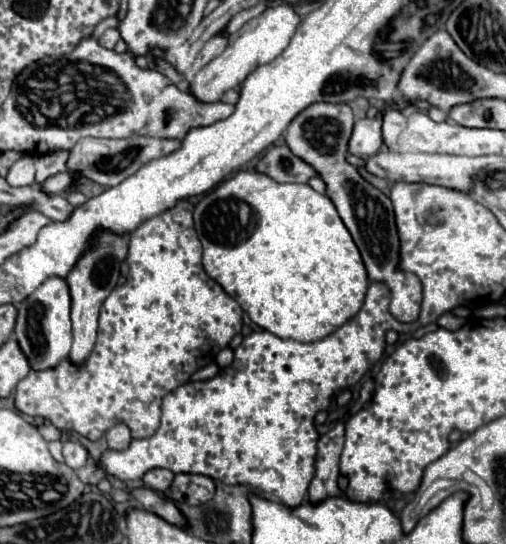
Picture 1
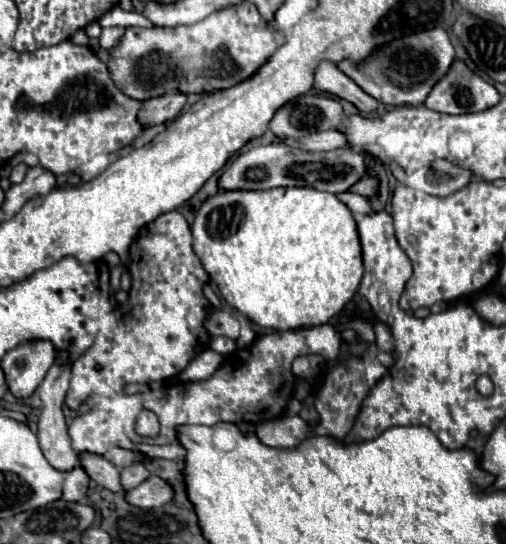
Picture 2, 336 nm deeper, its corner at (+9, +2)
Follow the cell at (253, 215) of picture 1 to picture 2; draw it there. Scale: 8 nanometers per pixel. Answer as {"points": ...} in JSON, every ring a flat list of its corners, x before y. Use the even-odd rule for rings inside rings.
{"points":[[315,188,217,192,203,202,191,230,193,250,221,296,263,328,297,330,327,324,351,302,363,278,361,242,353,212,335,194]]}

